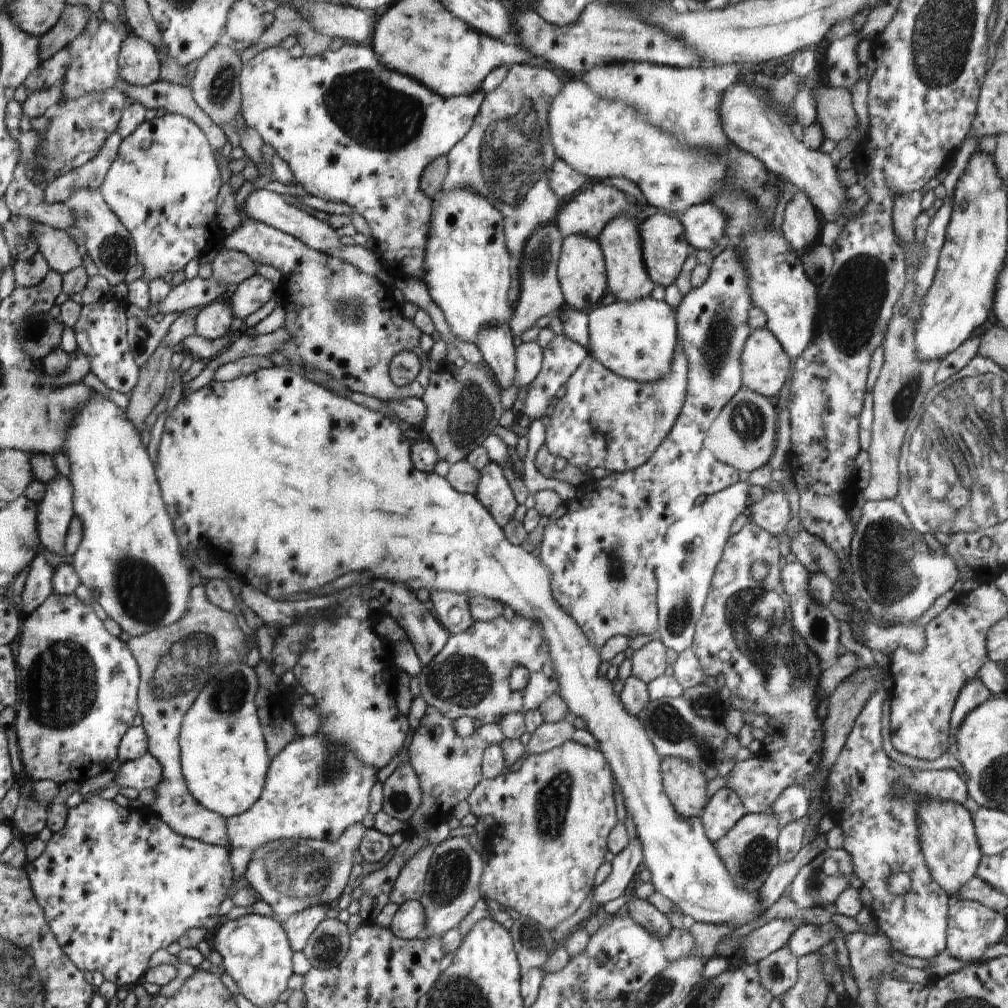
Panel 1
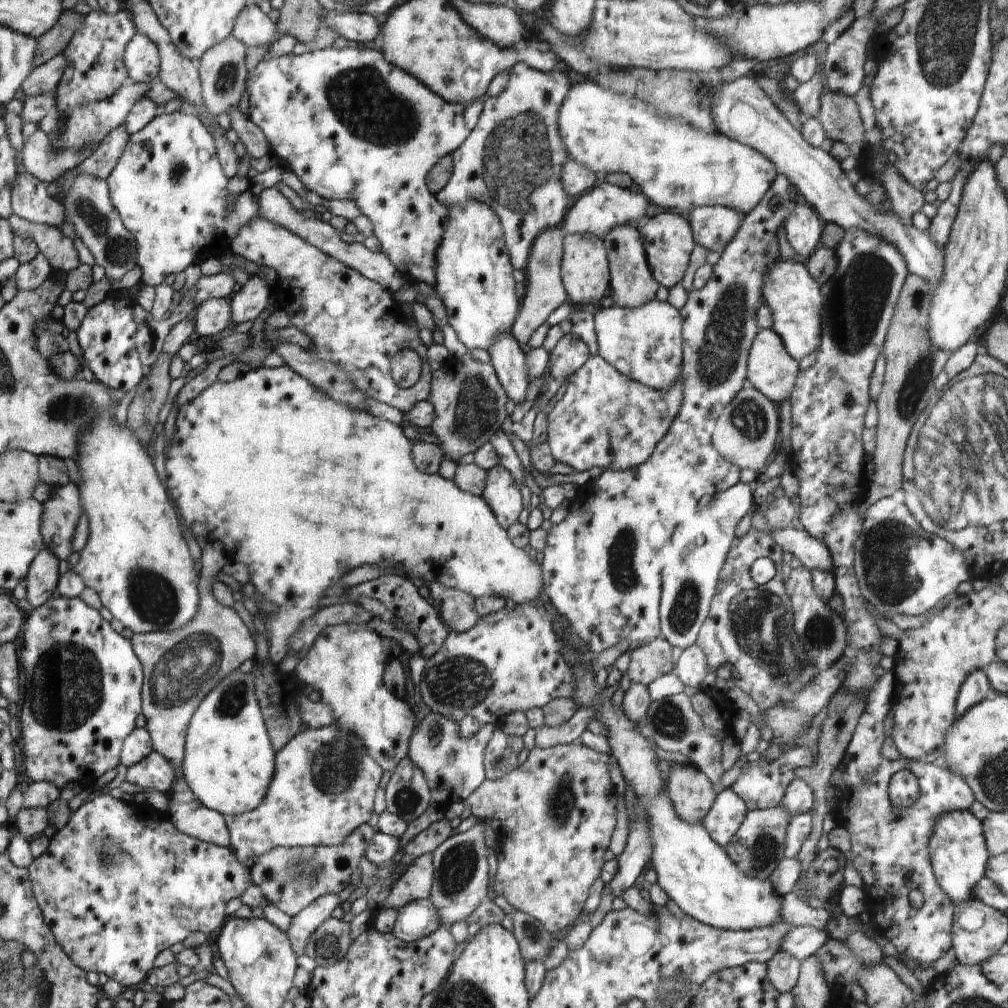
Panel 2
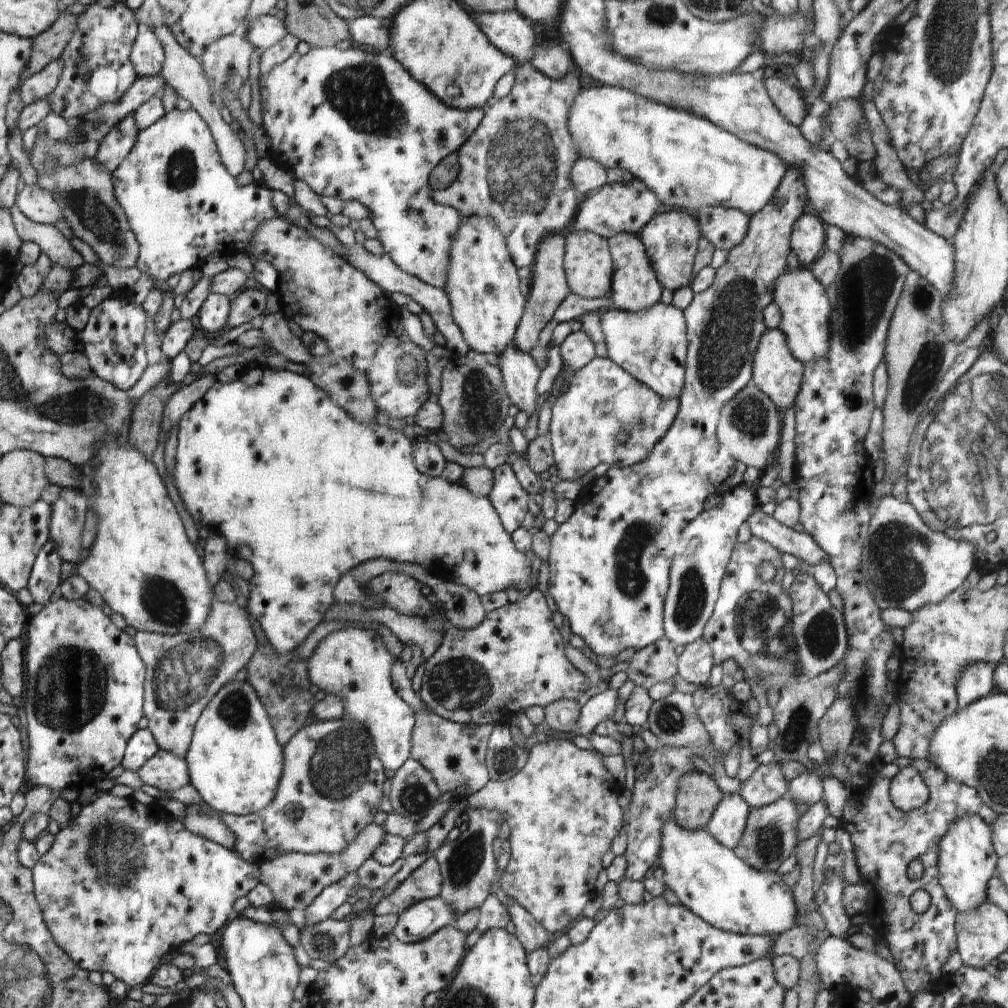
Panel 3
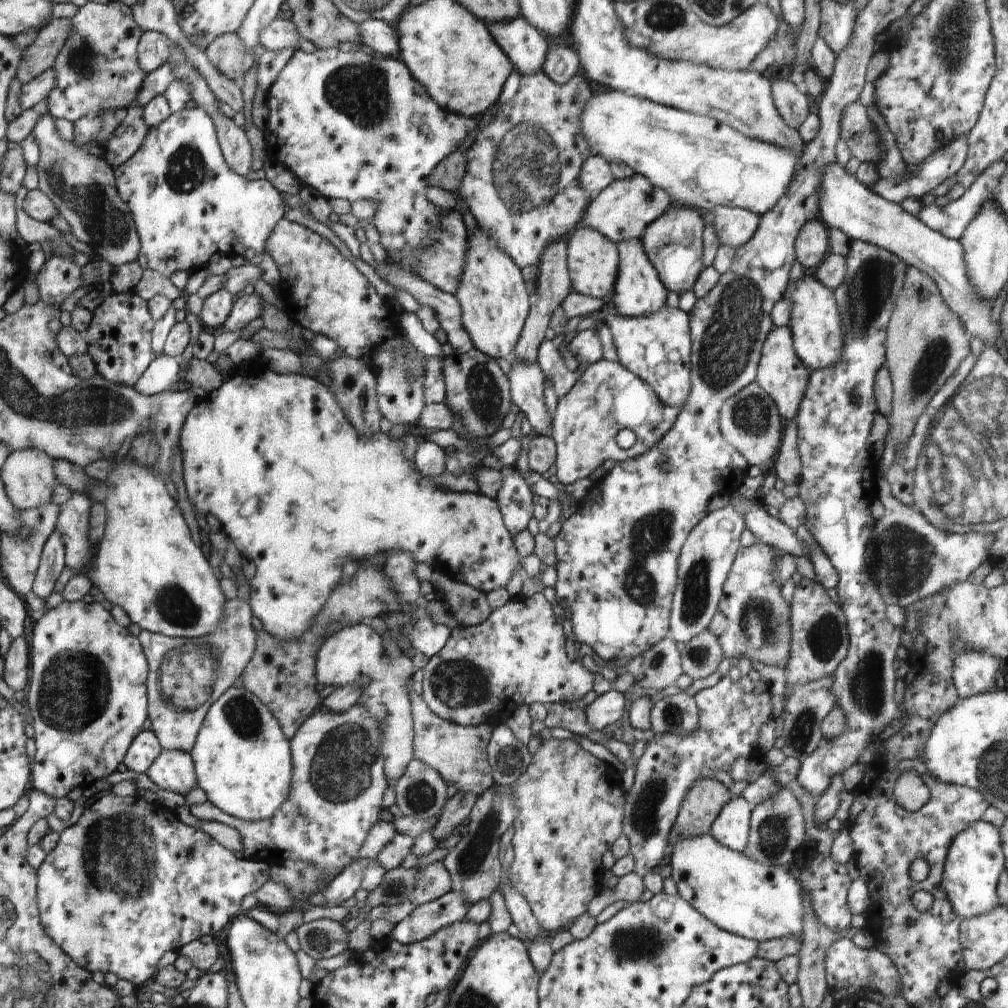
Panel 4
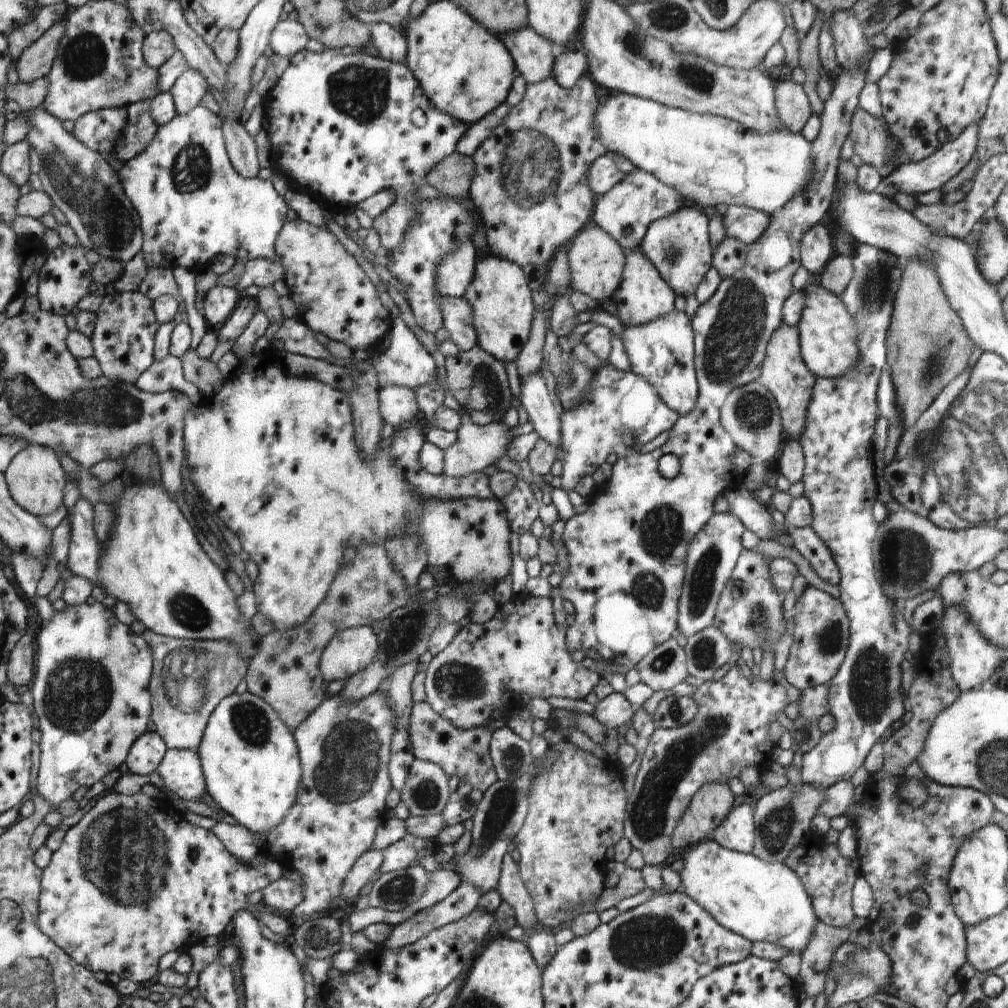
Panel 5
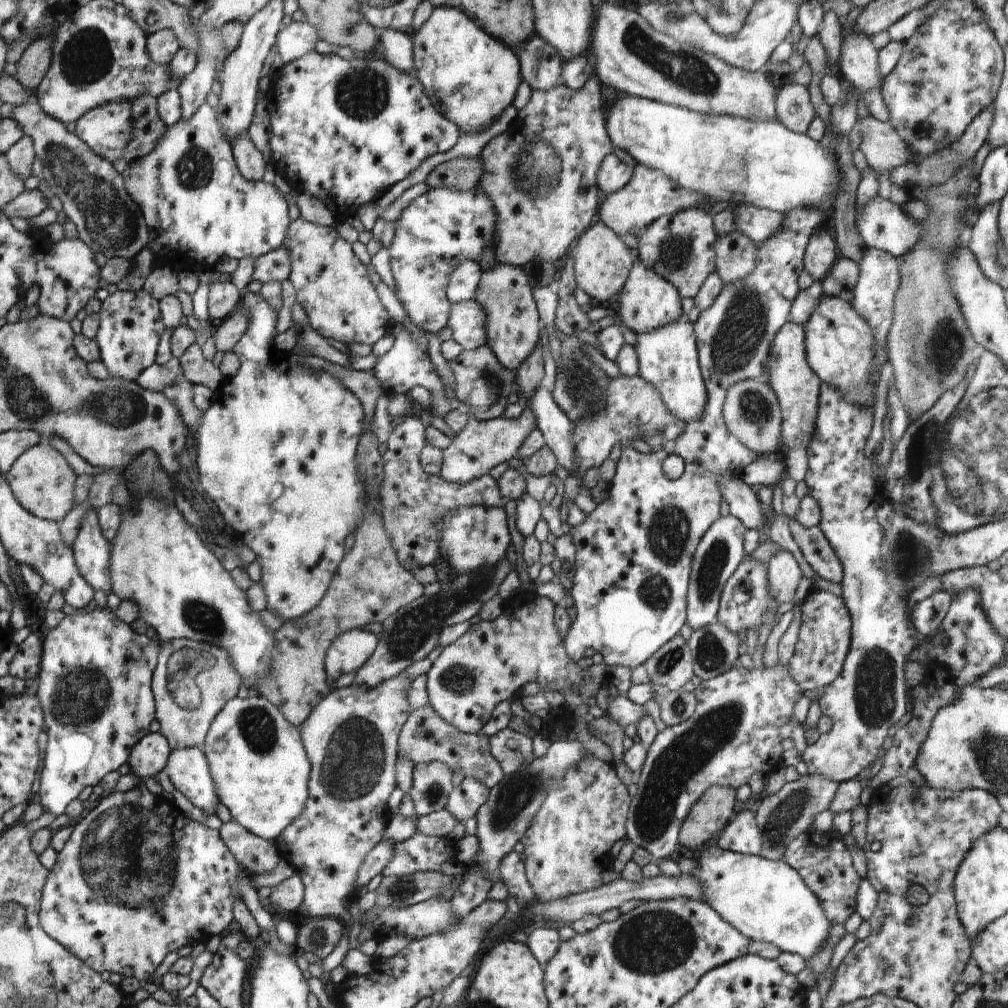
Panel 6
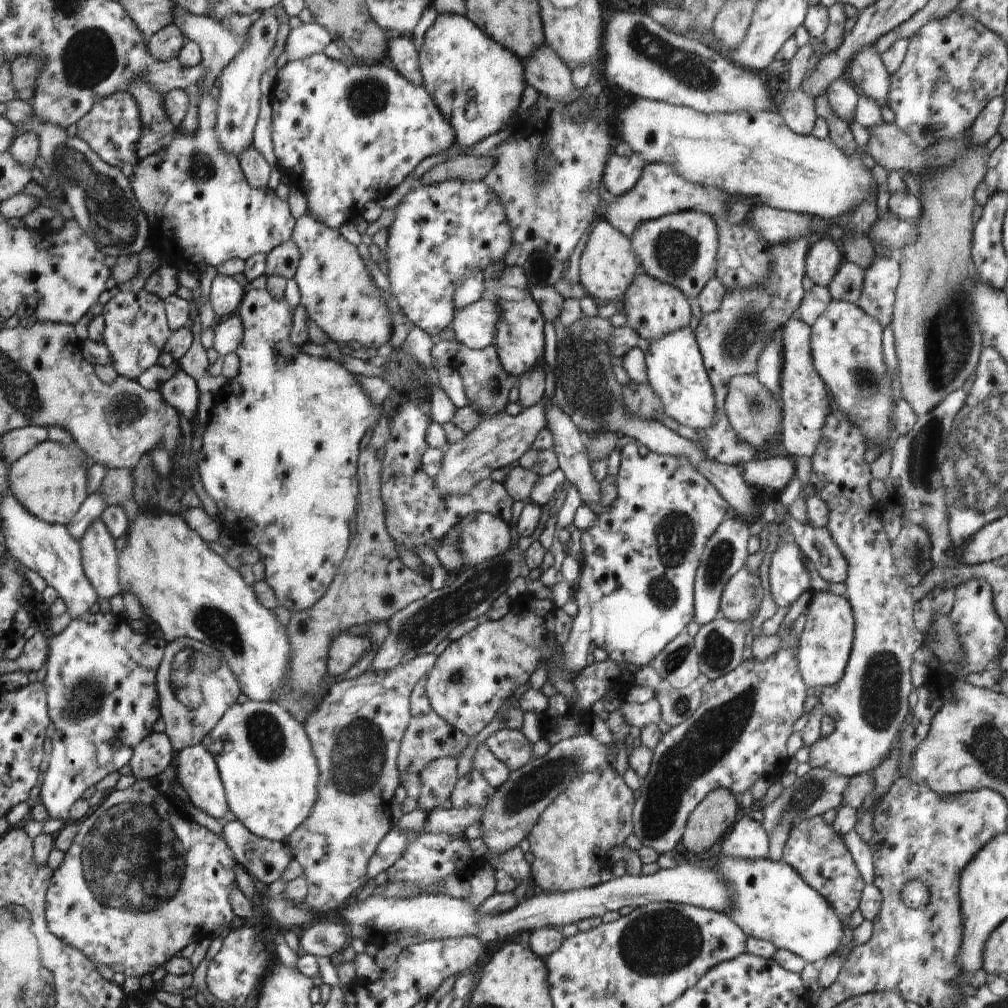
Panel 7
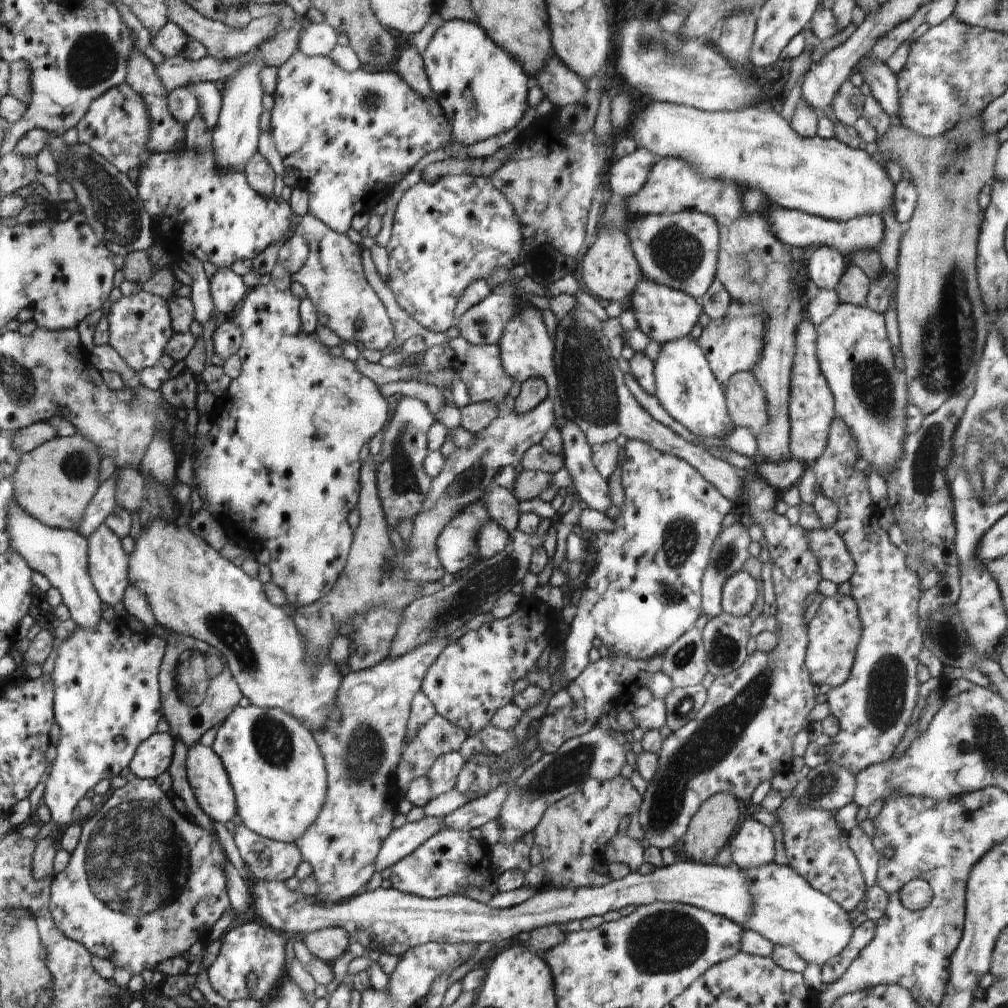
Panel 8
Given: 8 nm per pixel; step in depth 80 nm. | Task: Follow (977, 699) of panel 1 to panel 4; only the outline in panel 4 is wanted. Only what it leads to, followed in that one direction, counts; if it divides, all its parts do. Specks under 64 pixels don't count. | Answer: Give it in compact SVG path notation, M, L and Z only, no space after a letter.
M960 644L958 646L952 680L959 698L965 699L994 690L994 674L998 672L1001 662L992 655L968 651Z

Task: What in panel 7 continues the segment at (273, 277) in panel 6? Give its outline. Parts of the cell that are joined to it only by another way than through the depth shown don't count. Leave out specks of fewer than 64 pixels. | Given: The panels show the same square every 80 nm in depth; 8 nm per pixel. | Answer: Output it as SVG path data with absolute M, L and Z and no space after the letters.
M292 238L267 254L263 275L266 278L272 275L284 277L286 280L293 278L298 270L301 256L302 252L300 252L298 244Z

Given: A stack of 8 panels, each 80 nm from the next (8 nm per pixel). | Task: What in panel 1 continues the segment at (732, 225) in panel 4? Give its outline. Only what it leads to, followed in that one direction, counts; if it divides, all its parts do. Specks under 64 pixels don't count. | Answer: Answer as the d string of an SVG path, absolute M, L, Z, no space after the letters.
M710 202L691 206L683 215L678 217L678 220L684 227L684 234L691 248L697 249L697 251L711 252L714 246L722 242L727 230L727 216Z

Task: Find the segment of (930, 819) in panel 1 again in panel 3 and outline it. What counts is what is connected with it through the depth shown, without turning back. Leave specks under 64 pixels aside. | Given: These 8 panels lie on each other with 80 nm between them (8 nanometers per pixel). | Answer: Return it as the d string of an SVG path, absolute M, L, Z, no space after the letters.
M978 814L964 815L954 821L939 840L937 882L943 886L948 900L959 913L975 910L987 900L987 884L996 874L995 864L999 857L992 841L991 826Z

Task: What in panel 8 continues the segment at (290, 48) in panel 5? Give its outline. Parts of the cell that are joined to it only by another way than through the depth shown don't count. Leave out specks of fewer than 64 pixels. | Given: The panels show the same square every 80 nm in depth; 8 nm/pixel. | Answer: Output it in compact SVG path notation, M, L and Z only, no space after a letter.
M311 23L300 31L297 51L309 57L329 55L338 40L337 30L328 23Z

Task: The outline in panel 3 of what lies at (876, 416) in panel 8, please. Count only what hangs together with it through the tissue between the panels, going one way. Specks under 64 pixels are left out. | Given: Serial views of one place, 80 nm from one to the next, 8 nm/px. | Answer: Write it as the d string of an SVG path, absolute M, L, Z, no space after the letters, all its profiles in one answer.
M799 266L794 270L787 268L775 282L772 301L780 309L778 329L785 333L792 356L803 363L823 357L829 349L831 306L825 287L818 282L810 268L806 266Z

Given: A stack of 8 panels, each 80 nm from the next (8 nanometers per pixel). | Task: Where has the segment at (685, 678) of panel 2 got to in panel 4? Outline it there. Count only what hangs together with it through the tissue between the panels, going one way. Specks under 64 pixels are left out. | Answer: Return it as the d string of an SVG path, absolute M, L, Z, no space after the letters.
M704 629L689 640L681 652L683 673L692 680L708 678L716 672L723 652L718 637Z

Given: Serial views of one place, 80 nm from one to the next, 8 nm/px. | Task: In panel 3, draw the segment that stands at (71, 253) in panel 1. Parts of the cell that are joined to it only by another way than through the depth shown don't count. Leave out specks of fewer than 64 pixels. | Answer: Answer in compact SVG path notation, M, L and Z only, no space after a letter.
M16 203L9 212L19 237L24 242L36 242L52 264L78 269L80 265L88 262L88 258L84 258L84 254L80 254L80 250L72 246L72 238L68 238L68 234L64 234L60 226L32 222Z

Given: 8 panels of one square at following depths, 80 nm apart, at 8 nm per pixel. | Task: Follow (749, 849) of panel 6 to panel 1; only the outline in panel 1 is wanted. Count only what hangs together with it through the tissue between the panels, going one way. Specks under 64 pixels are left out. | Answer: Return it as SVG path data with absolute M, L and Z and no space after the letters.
M722 787L709 798L699 819L708 840L713 843L722 840L745 814L740 797L733 790Z

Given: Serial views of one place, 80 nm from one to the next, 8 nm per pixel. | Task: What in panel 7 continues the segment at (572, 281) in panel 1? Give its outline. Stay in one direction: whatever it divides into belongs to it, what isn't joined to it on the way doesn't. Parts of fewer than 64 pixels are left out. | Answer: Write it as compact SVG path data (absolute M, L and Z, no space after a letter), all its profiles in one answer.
M606 219L595 221L589 229L590 236L579 260L579 283L587 294L598 300L615 303L622 299L628 286L640 269L631 241Z

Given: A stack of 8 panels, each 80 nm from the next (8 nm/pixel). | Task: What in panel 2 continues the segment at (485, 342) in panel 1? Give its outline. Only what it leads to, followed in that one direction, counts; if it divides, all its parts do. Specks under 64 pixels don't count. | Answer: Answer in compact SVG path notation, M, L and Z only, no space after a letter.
M508 332L496 337L487 351L504 392L515 404L521 403L531 382L526 372L524 349Z

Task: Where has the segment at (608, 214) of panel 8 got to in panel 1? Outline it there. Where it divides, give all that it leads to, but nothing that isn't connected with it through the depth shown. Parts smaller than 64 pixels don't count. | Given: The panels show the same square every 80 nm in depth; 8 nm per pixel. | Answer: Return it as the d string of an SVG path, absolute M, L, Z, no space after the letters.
M652 214L639 222L638 227L648 276L655 285L666 288L678 278L682 265L692 249L684 234L684 227L678 217L668 214Z

